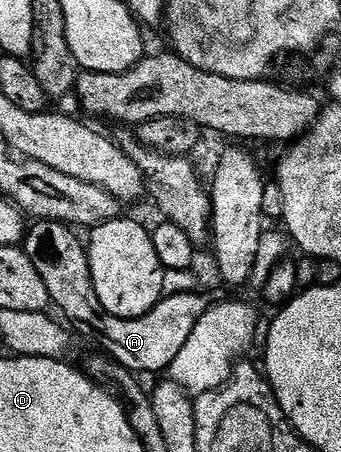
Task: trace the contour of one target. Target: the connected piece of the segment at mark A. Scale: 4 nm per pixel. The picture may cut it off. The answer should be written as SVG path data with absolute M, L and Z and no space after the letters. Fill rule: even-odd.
M37 221L27 229L22 249L36 270L40 271L44 284L48 286L51 303L60 308L80 333L100 342L103 346L101 349L128 371L142 376L167 371L188 342L196 322L212 306L212 300L195 290L165 295L147 315L140 318L124 319L108 314L96 296L89 253L76 235L71 227L58 221Z

